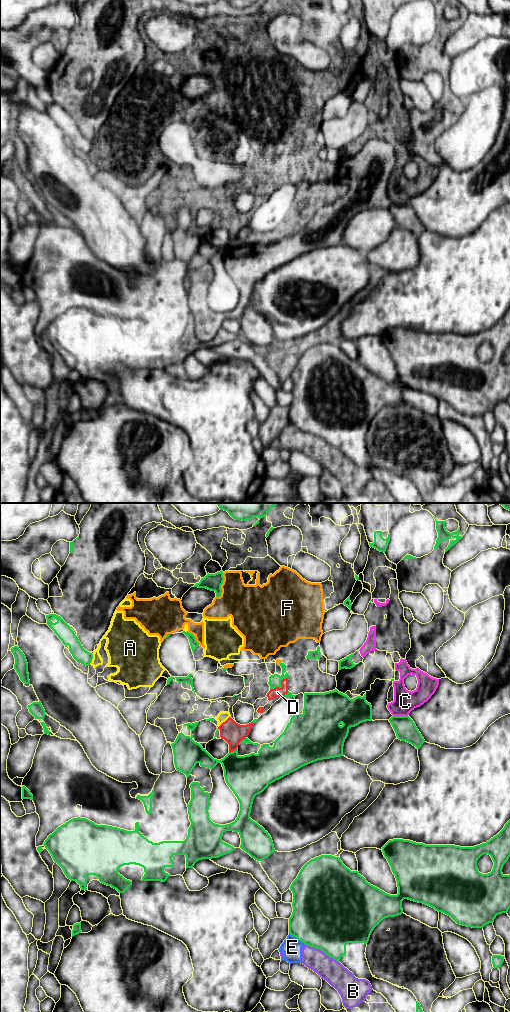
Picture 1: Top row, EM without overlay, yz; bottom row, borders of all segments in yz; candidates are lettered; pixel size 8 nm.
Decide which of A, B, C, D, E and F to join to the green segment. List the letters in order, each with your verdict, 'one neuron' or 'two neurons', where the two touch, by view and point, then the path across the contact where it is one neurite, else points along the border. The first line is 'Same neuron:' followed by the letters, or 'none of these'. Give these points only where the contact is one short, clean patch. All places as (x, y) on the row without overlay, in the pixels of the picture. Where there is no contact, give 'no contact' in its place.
Same neuron: none of these
A: two neurons; contact yz (92, 146)
B: two neurons; contact yz (322, 438)
C: two neurons; contact yz (400, 204)
D: two neurons; contact yz (281, 174)
E: two neurons; contact yz (297, 426)
F: two neurons; contact yz (220, 74)

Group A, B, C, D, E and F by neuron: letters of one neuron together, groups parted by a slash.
A D F / B E / C

